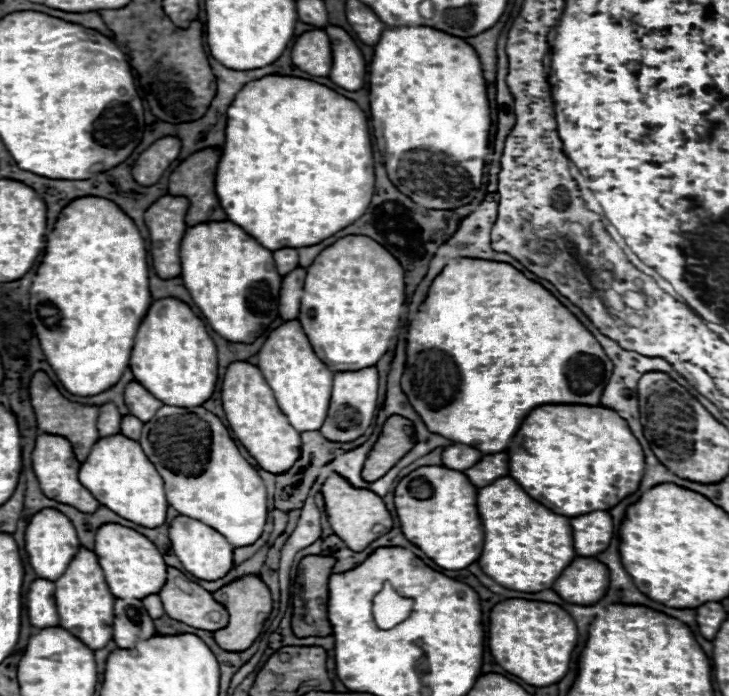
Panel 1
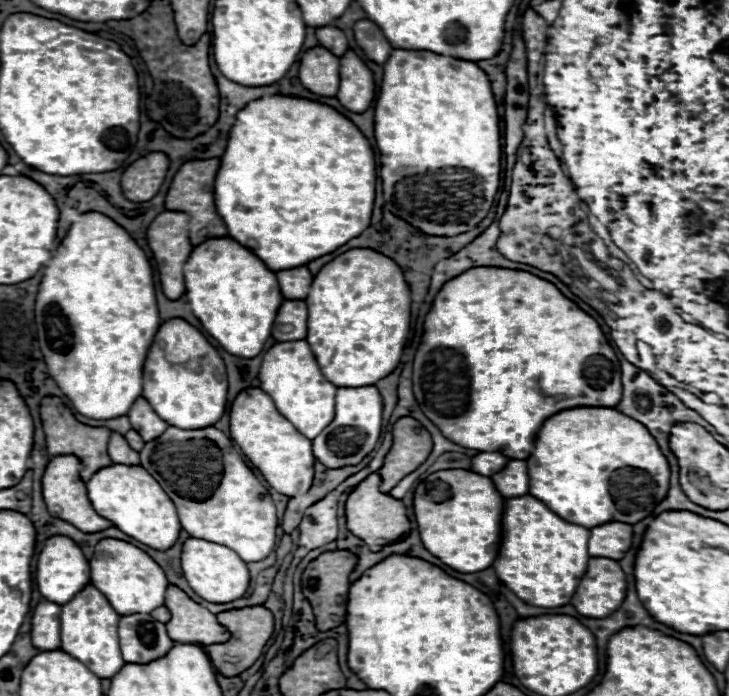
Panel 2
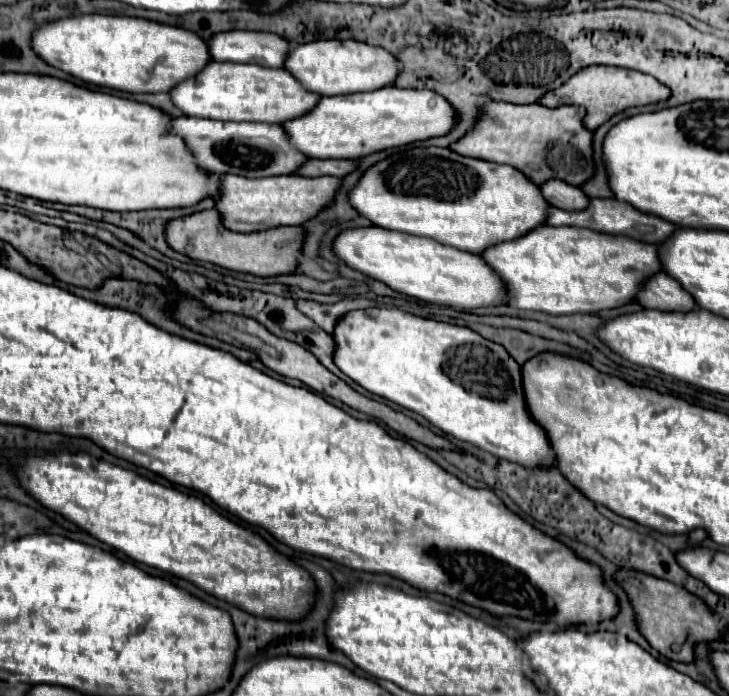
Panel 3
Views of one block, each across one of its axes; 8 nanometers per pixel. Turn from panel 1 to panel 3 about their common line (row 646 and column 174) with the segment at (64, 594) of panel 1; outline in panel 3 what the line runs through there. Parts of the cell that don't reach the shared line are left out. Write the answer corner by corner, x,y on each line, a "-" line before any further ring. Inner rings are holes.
210,62
198,76
180,82
170,96
186,116
268,124
284,124
290,118
300,118
308,114
308,110
314,110
316,102
322,98
320,94
304,90
304,86
300,86
300,82
296,82
296,78
292,78
284,68
236,62

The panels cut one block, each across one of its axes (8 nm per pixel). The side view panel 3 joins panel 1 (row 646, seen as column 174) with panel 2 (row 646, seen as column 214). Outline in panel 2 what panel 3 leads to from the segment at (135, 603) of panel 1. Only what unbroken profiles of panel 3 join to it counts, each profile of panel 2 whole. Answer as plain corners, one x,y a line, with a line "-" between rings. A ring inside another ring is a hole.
150,614
122,616
118,624
120,650
126,664
148,664
170,652
174,642
168,638
166,626

